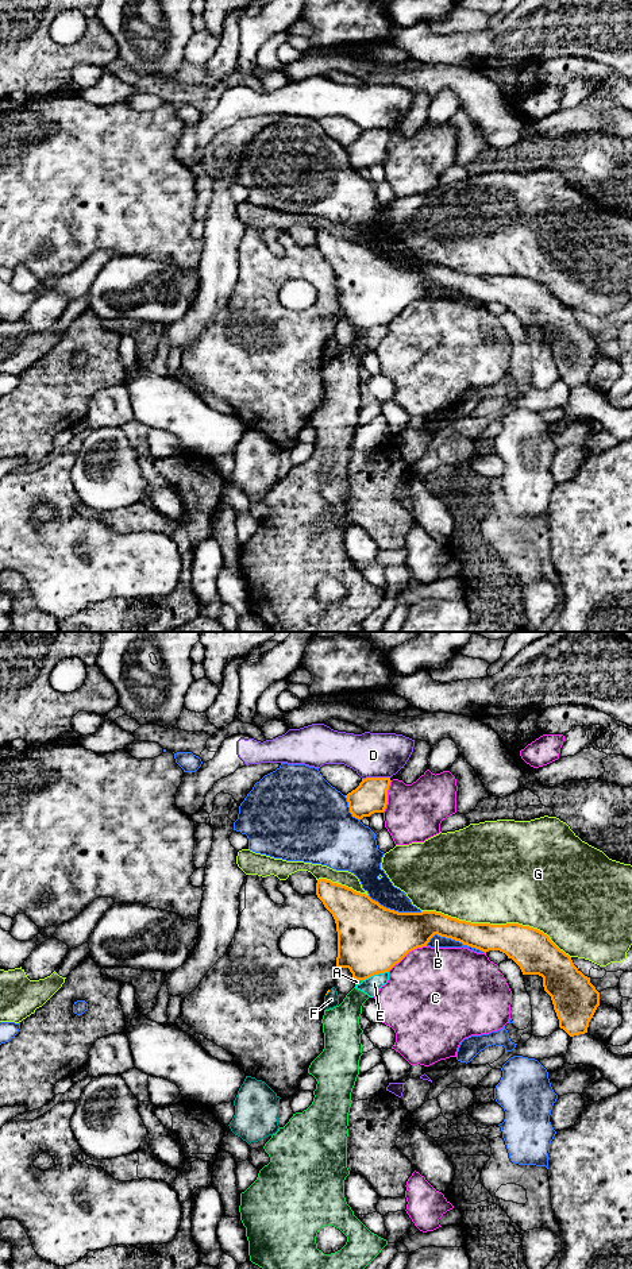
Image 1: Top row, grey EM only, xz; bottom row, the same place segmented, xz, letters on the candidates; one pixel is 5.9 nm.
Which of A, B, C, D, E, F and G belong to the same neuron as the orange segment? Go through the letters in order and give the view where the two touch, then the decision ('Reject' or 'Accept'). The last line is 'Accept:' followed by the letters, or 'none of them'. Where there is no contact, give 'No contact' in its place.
A: Touches orange in xz. Reject
B: Touches orange in xz. Reject
C: Touches orange in xz. Reject
D: Touches orange in xz. Reject
E: Touches orange in xz. Reject
F: Touches orange in xz. Reject
G: Touches orange in xz. Reject
Accept: none of them

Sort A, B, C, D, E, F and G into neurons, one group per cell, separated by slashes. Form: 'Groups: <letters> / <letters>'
Groups: A / B / C / D / E / F / G

